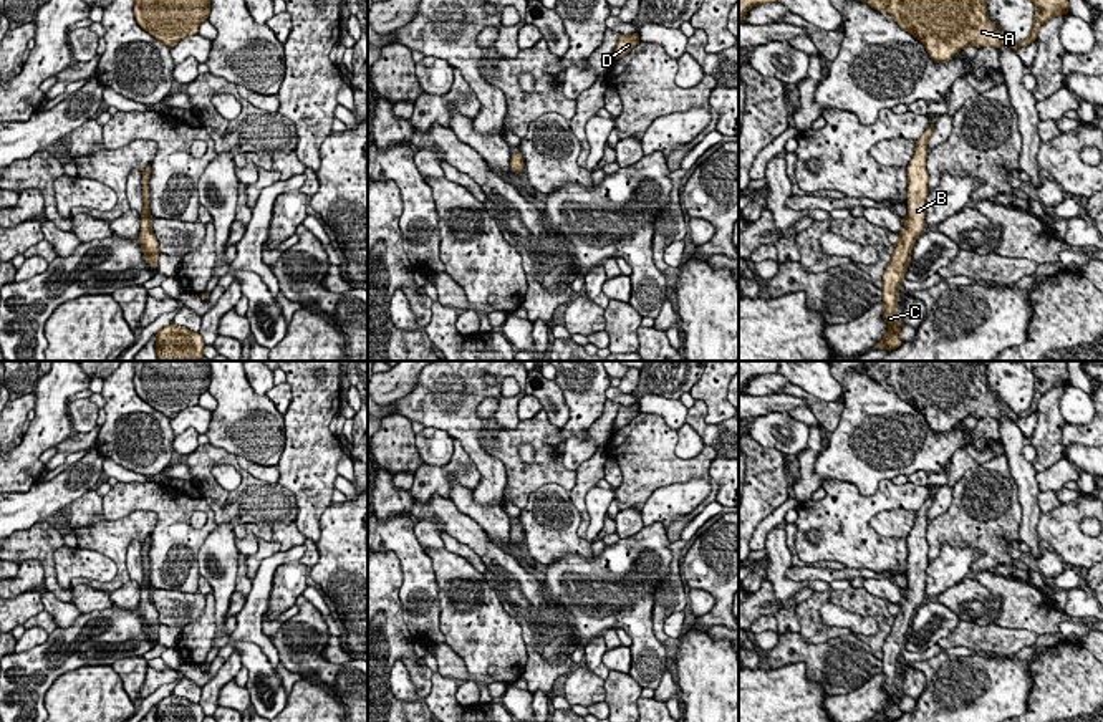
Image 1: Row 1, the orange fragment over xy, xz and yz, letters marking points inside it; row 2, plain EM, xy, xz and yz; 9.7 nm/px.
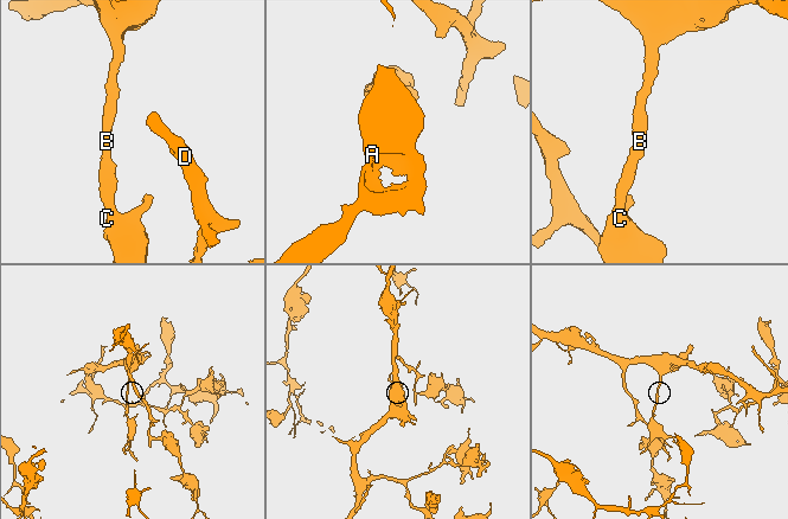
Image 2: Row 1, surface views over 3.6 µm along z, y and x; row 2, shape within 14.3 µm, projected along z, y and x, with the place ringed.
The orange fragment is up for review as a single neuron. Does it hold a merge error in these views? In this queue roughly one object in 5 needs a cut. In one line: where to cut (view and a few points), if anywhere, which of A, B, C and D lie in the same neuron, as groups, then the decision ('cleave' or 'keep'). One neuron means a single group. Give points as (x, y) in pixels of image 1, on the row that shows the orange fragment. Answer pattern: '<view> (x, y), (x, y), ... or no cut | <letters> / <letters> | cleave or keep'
no cut | A B C D | keep

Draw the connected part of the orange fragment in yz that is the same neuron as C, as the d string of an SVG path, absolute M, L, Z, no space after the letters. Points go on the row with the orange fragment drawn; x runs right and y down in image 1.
M931 123L924 134L916 141L916 152L908 166L908 217L904 219L904 230L899 233L899 242L894 245L891 262L888 263L883 277L883 305L886 311L883 320L889 325L889 330L884 333L884 338L878 343L876 348L881 349L896 349L903 344L899 336L899 313L898 298L901 280L906 275L908 263L911 260L911 248L914 240L922 233L926 224L926 199L929 195L927 180L929 174L926 171L927 147L926 142L931 137L936 124Z

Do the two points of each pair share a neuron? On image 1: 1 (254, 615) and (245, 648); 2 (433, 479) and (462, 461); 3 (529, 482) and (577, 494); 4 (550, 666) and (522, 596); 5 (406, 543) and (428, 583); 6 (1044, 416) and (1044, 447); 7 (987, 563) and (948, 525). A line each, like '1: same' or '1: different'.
1: different
2: same
3: different
4: same
5: same
6: same
7: same

